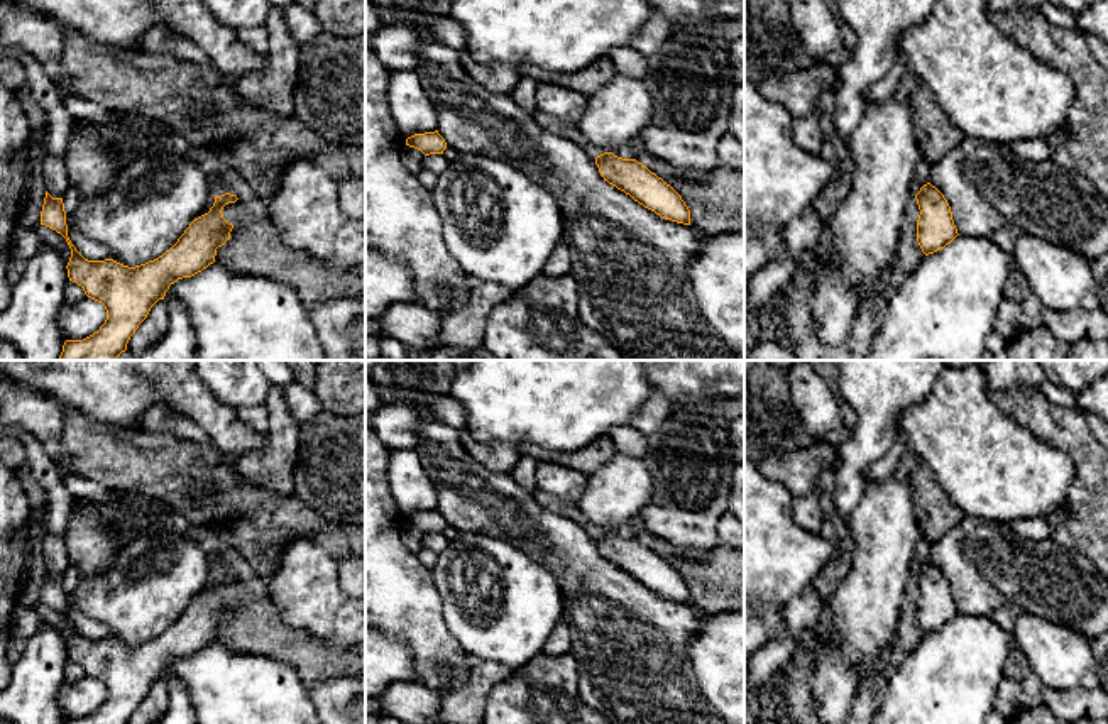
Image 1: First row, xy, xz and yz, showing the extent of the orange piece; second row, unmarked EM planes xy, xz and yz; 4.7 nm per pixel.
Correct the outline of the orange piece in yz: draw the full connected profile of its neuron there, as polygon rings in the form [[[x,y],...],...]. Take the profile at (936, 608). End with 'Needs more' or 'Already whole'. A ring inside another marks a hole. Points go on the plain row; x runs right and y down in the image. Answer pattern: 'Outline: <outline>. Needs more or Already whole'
Outline: [[[930,562],[915,573],[920,594],[917,599],[917,621],[925,634],[951,623],[959,612],[944,573]]]. Already whole

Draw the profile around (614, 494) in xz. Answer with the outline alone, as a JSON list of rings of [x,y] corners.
[[[617,452],[589,474],[577,509],[597,528],[636,524],[638,514],[653,496],[653,479],[643,462]]]

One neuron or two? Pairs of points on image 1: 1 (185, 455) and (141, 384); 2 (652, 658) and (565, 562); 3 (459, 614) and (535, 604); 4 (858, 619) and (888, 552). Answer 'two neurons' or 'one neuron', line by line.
1: two neurons
2: one neuron
3: one neuron
4: one neuron

